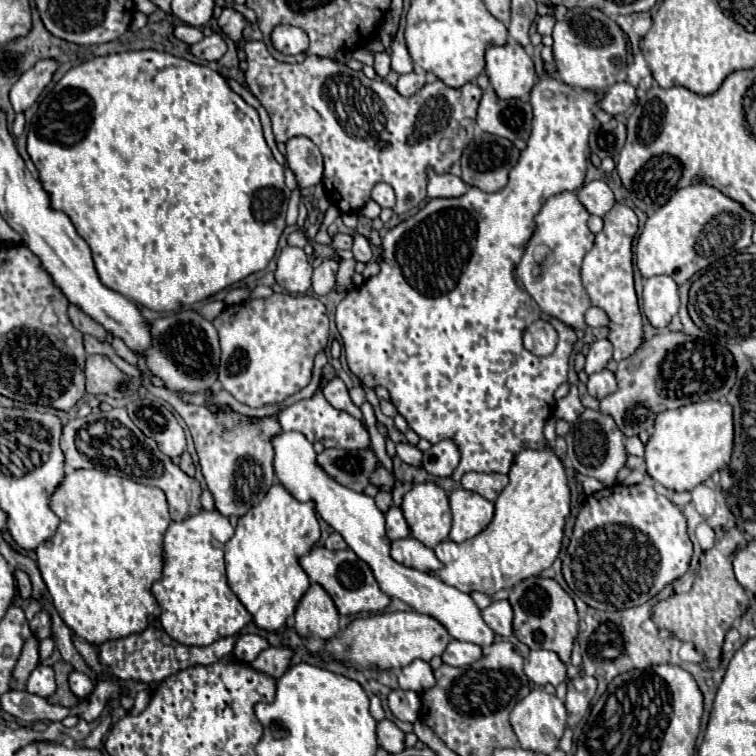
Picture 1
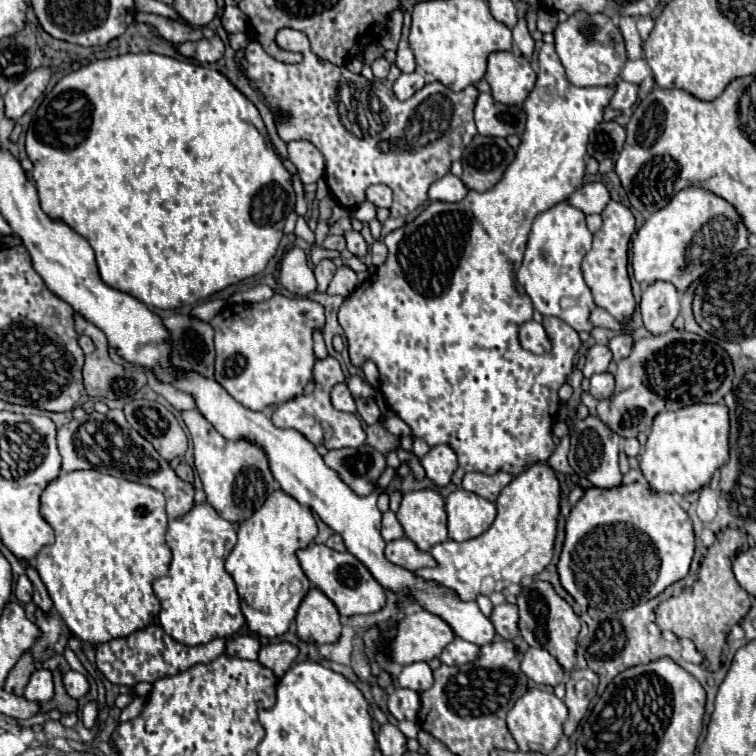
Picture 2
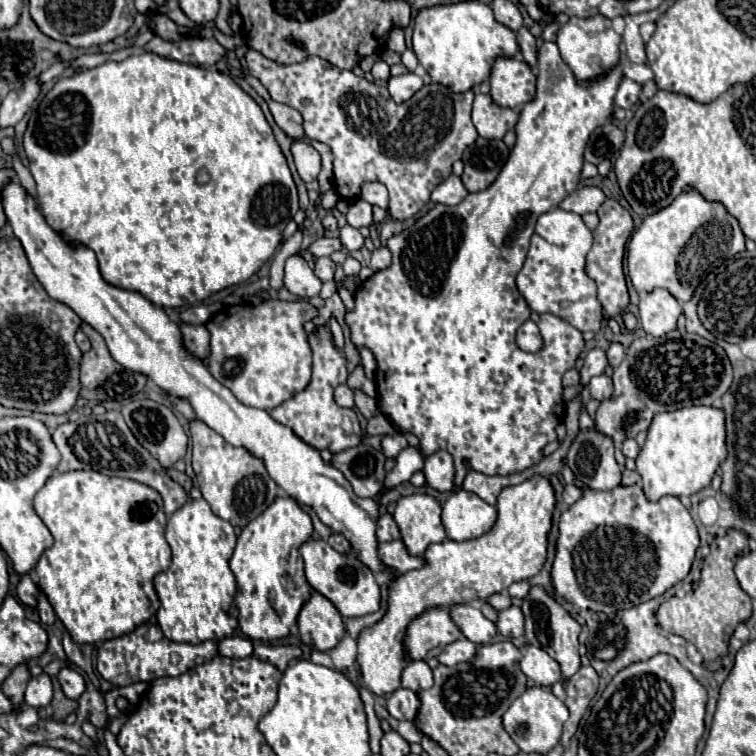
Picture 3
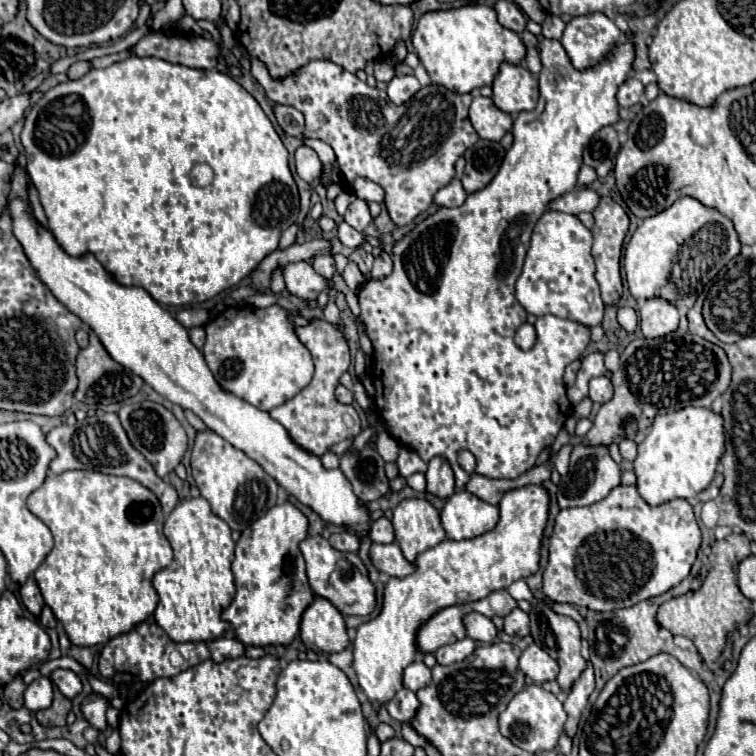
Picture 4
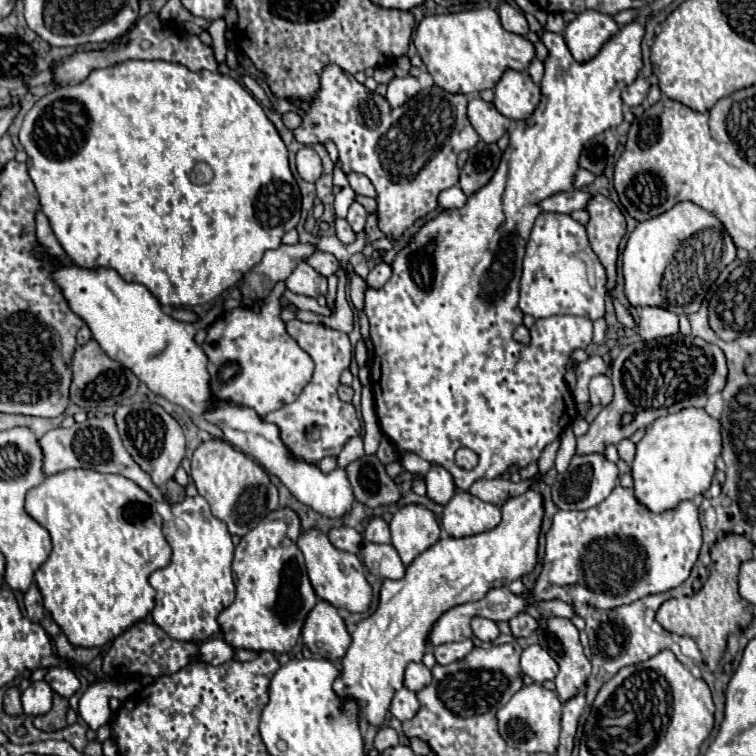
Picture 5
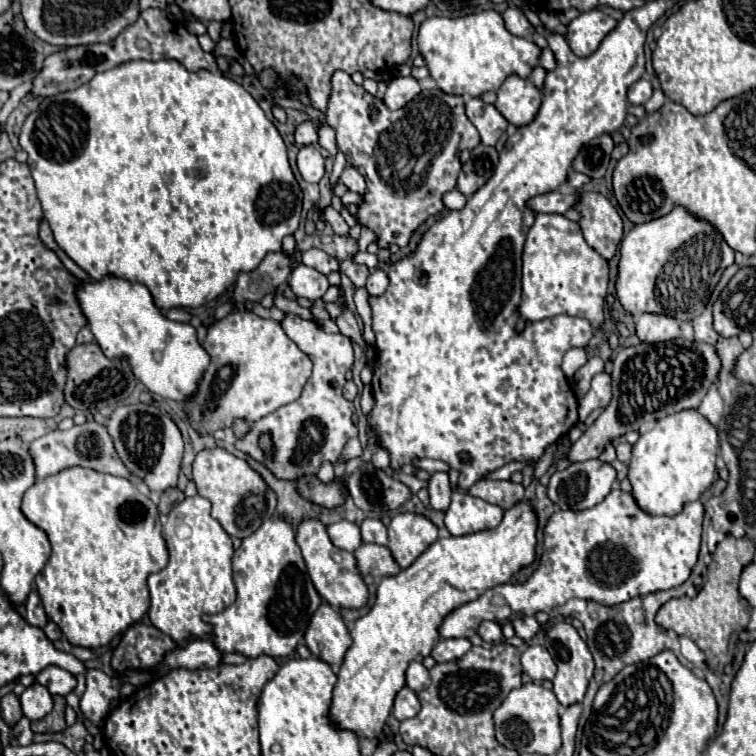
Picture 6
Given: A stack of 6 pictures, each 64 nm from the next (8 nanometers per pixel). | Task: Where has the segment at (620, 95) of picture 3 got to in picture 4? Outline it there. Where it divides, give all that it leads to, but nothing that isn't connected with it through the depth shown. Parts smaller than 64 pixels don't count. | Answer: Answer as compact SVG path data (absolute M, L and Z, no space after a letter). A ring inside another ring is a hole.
M628 78L620 88L618 88L618 94L616 94L616 100L622 108L630 108L634 104L638 104L640 96L644 94L644 84L636 78Z

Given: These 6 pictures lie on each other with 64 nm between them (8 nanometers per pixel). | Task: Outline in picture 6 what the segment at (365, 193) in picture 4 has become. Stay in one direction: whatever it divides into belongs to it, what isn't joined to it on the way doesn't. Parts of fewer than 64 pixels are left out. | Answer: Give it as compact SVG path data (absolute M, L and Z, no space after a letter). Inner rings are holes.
M344 168L344 172L342 172L342 182L348 186L348 190L352 190L352 192L358 192L358 194L364 194L366 192L366 180L364 180L364 176L356 170L356 168Z

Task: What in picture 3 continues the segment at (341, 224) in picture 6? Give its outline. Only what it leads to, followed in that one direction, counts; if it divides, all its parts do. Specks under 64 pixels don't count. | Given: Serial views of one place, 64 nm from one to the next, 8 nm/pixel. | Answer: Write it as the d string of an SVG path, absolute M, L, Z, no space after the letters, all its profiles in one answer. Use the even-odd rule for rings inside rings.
M344 226L344 228L340 230L340 238L342 238L342 244L344 244L350 252L360 250L360 248L364 246L364 236L362 236L356 228L352 228L352 226Z

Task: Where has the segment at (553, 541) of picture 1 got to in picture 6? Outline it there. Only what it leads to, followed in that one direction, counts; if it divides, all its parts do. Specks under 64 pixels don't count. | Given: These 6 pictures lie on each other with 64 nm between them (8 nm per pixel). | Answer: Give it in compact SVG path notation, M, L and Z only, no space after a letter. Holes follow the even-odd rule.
M520 500L512 508L504 510L504 520L494 530L482 530L476 534L466 536L442 536L438 538L426 552L422 552L414 564L410 564L406 570L402 570L396 576L382 578L378 592L376 592L376 604L372 610L356 620L352 634L352 646L348 648L344 662L338 672L338 682L334 686L334 700L332 700L332 722L340 728L348 728L354 732L362 732L368 738L382 736L382 728L386 724L386 718L392 710L396 692L406 684L404 672L410 662L422 662L434 644L438 642L438 628L442 620L458 606L476 600L482 596L488 588L494 588L498 584L510 582L510 578L530 566L536 558L536 528L538 518L534 504L530 500Z

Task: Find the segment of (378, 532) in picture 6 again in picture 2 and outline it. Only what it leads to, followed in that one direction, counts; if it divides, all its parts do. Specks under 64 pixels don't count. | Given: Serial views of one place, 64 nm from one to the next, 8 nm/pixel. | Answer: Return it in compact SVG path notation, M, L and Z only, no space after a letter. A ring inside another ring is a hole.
M388 510L388 512L384 514L384 518L382 518L382 538L384 538L386 542L392 542L392 540L398 540L398 538L402 538L402 536L404 536L402 524L398 522L396 514Z

